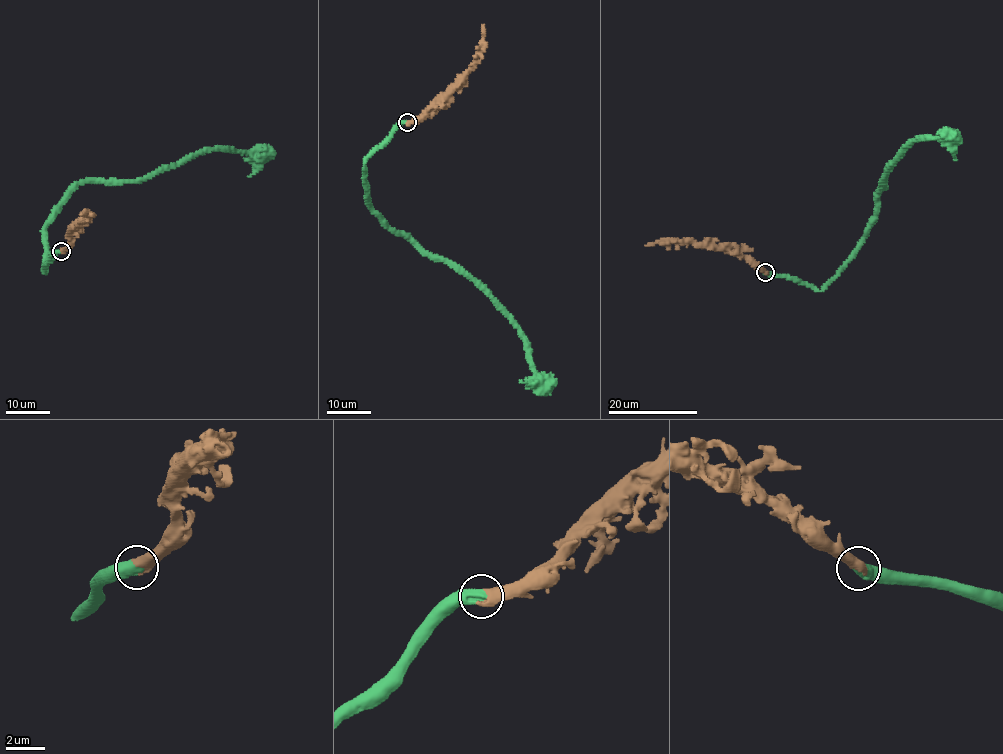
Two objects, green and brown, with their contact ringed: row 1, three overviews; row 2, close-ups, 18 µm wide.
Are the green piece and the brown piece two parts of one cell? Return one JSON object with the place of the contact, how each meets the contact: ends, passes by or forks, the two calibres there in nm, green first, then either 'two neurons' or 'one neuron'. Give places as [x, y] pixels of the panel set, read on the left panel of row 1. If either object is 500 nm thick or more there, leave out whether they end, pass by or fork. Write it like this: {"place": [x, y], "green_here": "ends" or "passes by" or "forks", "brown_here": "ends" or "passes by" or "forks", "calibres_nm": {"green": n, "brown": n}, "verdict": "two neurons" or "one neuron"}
{"place": [61, 251], "calibres_nm": {"green": 700, "brown": 600}, "verdict": "one neuron"}

